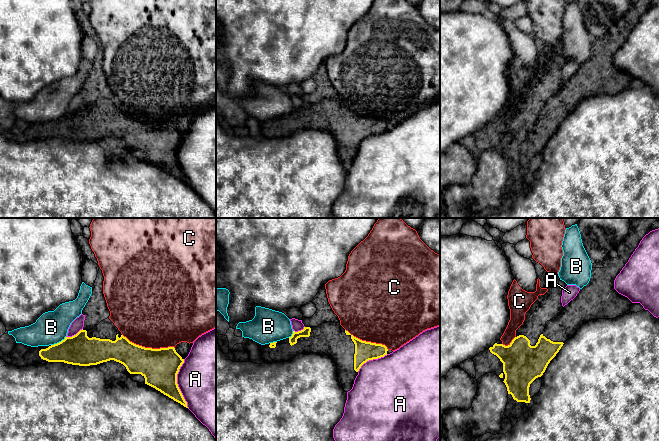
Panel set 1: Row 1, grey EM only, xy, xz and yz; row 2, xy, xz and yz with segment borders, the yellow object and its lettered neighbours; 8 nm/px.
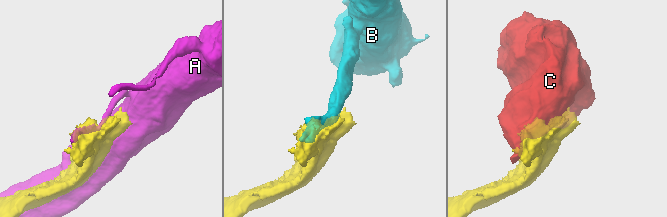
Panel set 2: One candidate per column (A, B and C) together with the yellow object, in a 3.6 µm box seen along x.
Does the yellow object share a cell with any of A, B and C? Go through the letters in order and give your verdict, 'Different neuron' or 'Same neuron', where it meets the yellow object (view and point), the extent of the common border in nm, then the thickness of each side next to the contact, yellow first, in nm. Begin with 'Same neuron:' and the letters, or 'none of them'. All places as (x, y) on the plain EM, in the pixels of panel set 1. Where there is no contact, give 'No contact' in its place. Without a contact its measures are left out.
Same neuron: none of them
A: Different neuron. Touches yellow at xy (176, 159). Shared border 400 nm. Thickness 300 nm (yellow) against 460 nm
B: Different neuron. Touches yellow at xy (59, 118). Shared border 140 nm. Thickness 240 nm (yellow) against 260 nm
C: Different neuron. Touches yellow at xy (148, 124). Shared border 440 nm. Thickness 300 nm (yellow) against 500 nm

